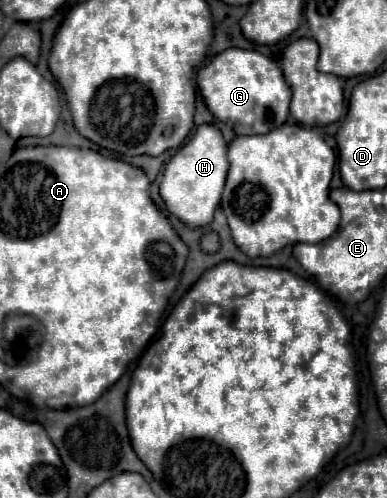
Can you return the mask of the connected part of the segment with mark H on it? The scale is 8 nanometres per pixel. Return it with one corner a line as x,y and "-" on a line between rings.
212,123
200,125
196,133
188,139
188,143
178,149
178,153
168,161
164,169
164,177
160,181
160,195
166,201
168,211
180,217
188,227
208,225
212,221
214,209
220,203
226,171
228,171
226,141
220,129

